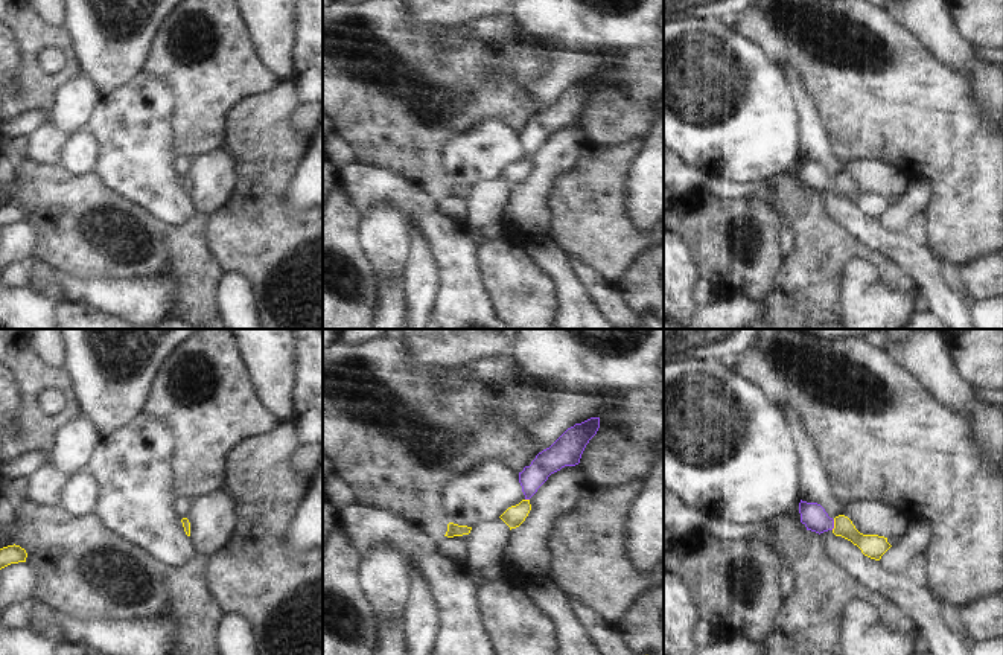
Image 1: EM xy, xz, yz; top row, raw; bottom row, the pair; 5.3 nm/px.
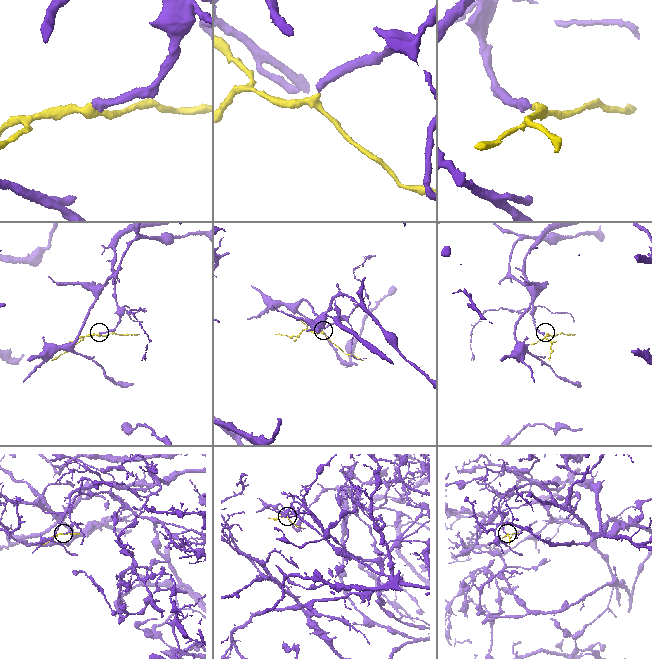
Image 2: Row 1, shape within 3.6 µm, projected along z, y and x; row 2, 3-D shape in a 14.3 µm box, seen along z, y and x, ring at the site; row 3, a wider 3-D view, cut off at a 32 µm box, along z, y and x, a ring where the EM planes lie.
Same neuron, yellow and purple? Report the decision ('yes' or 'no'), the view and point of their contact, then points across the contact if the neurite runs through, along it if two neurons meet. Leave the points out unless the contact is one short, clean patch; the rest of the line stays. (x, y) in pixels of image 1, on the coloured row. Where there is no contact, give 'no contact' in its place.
yes | yz (834, 524) | across yz (872, 546), (834, 524), (821, 523), (813, 515)

